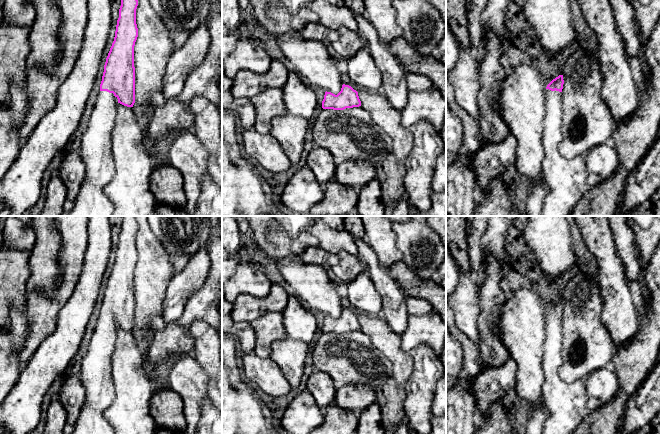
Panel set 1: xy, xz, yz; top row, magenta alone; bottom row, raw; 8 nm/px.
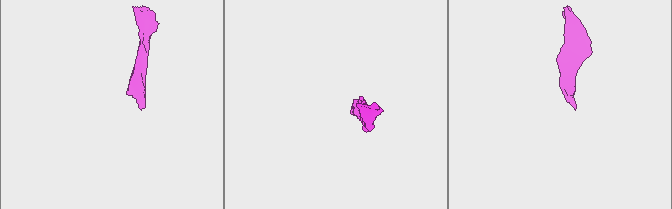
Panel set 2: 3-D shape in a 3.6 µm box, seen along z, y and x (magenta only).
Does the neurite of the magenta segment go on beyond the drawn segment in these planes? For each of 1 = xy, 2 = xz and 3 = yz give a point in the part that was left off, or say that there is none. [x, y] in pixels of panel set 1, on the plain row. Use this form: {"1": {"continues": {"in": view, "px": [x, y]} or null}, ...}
{"1": {"continues": {"in": "xy", "px": [95, 375]}}, "2": {"continues": null}, "3": {"continues": {"in": "yz", "px": [566, 402]}}}

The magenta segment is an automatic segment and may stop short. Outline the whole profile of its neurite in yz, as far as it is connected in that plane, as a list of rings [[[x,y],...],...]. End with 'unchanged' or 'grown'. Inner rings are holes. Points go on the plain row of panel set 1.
[[[559,299],[546,311],[546,339],[542,365],[545,381],[542,393],[549,415],[542,434],[574,434],[588,414],[584,382],[566,382],[559,375],[562,364],[563,308],[563,299]]]; grown

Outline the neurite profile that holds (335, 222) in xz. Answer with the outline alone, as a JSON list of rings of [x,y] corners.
[[[319,216],[325,224],[334,230],[344,230],[344,216]]]

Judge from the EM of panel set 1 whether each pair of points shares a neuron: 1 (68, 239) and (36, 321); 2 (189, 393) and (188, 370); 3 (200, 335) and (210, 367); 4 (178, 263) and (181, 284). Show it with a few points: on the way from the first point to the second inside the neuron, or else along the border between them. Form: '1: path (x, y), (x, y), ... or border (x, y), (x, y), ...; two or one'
1: path (68, 259), (66, 287), (56, 301); one
2: path (189, 387), (188, 376); one
3: path (207, 343), (207, 356), (209, 359); one
4: border (191, 257), (187, 264), (175, 274); two

